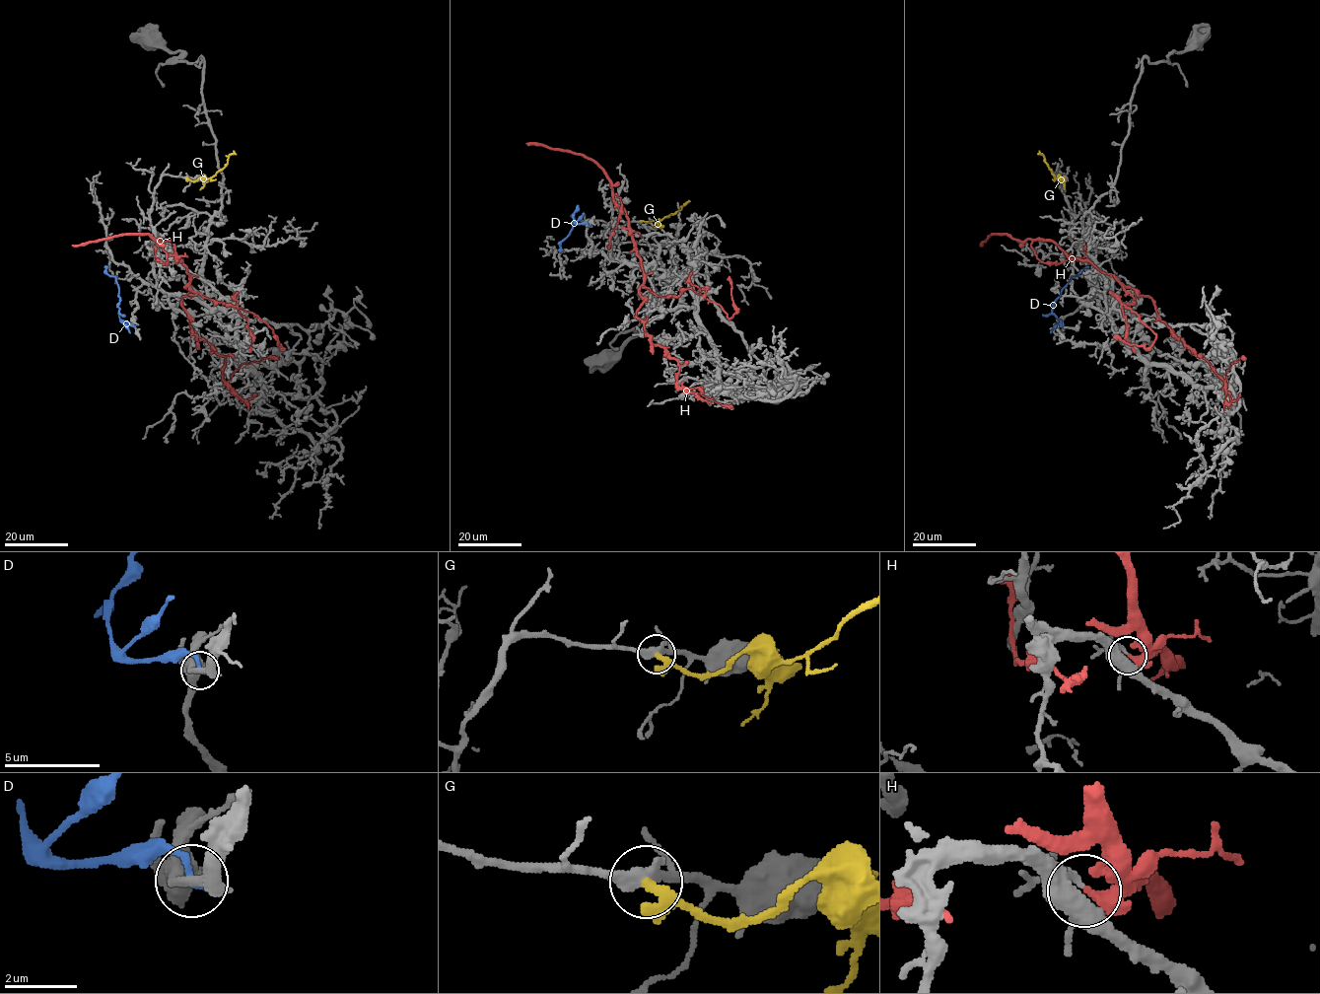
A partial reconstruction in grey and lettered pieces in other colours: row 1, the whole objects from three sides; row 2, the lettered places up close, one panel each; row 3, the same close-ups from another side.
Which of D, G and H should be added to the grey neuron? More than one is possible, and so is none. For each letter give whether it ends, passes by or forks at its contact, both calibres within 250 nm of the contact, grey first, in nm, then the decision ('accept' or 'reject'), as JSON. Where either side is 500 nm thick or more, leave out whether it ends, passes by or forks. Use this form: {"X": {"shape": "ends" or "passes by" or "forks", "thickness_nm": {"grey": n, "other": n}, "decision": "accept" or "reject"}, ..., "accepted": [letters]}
{"D": {"shape": "ends", "thickness_nm": {"grey": 200, "other": 220}, "decision": "reject"}, "G": {"shape": "passes by", "thickness_nm": {"grey": 380, "other": 170}, "decision": "reject"}, "H": {"shape": "passes by", "thickness_nm": {"grey": 140, "other": 240}, "decision": "reject"}, "accepted": []}

